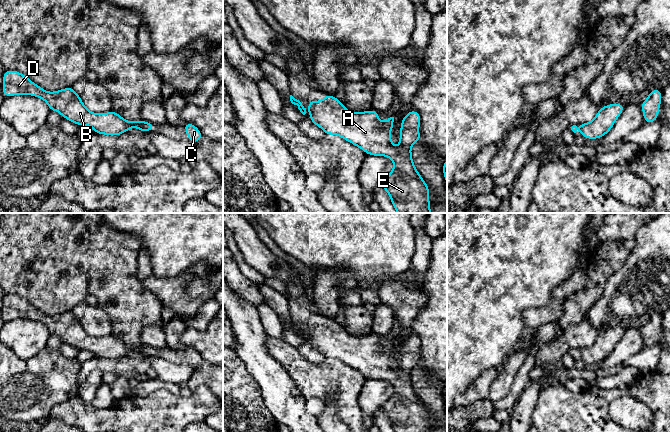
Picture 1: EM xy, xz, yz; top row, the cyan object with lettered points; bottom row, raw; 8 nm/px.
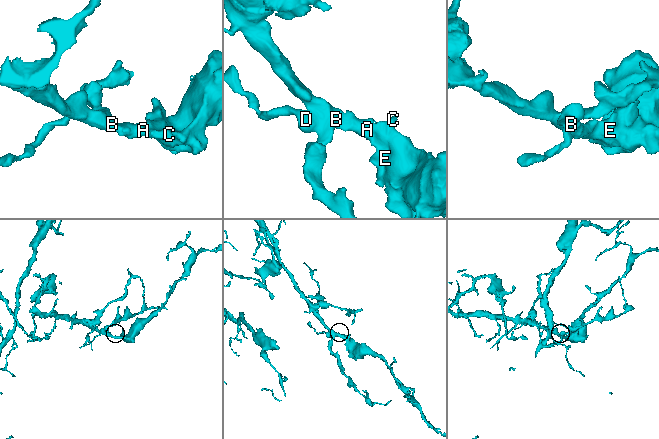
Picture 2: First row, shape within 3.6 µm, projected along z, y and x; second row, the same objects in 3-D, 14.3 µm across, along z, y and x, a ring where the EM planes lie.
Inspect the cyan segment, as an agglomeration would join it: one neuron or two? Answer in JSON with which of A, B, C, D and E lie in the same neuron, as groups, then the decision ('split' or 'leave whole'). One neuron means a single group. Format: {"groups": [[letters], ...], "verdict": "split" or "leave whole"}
{"groups": [["A", "B", "C", "D", "E"]], "verdict": "leave whole"}

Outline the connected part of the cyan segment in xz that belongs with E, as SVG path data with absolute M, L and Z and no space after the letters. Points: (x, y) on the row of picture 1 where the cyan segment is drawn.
M325 94L322 101L308 99L308 102L312 124L319 126L326 135L338 135L362 149L367 155L386 156L392 160L394 167L382 182L382 187L390 196L392 205L398 213L432 213L429 207L430 190L417 171L411 153L413 144L421 141L419 133L421 117L418 111L412 110L403 117L398 141L401 148L398 149L392 143L390 136L394 117L383 122L378 120L378 112L373 109L364 112L349 111L337 97L328 94Z

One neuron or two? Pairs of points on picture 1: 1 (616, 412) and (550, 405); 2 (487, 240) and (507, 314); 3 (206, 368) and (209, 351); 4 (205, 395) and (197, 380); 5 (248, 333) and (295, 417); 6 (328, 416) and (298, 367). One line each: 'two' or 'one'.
1: two
2: one
3: two
4: two
5: one
6: two

